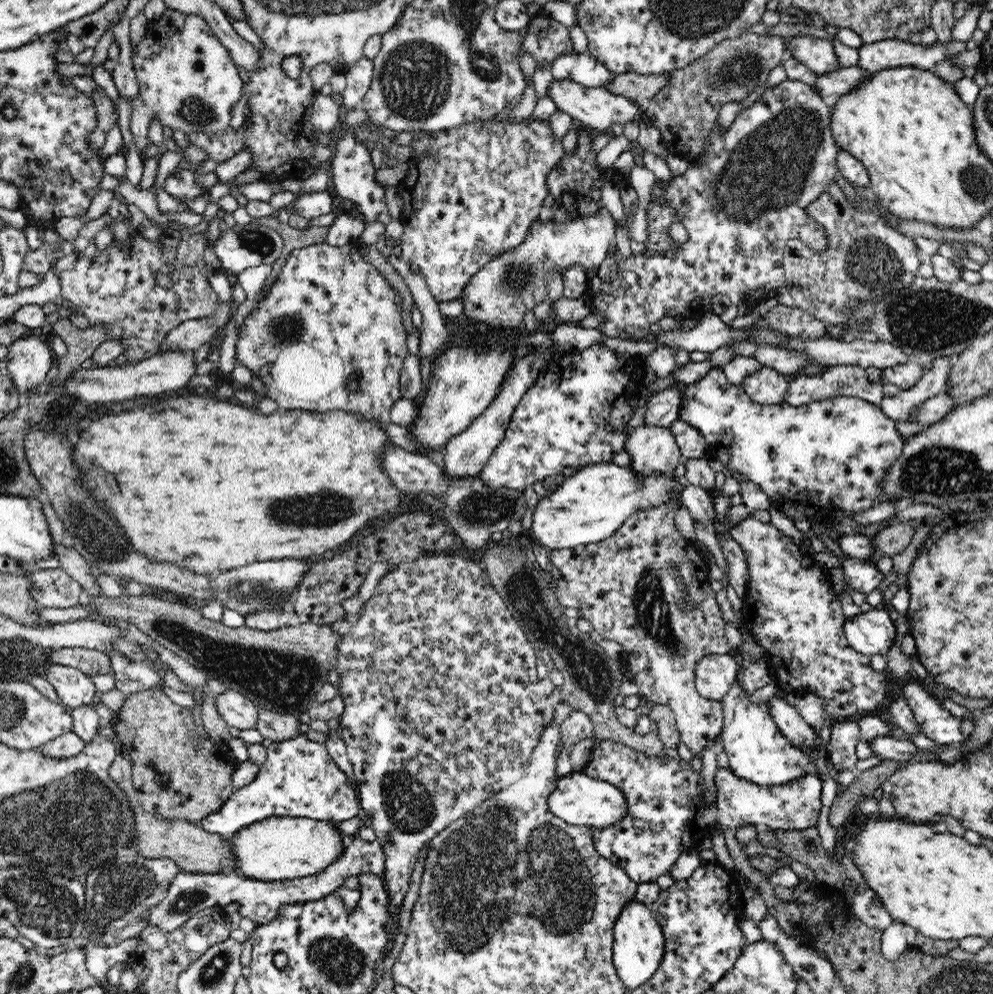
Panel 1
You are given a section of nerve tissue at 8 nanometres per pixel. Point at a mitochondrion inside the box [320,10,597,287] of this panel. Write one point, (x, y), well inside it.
(414, 81)

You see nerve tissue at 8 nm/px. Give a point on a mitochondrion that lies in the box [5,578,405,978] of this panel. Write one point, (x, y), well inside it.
(283, 679)

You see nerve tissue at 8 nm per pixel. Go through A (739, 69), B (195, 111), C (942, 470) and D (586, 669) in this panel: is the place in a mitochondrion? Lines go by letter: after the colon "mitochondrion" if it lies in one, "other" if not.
A: mitochondrion
B: mitochondrion
C: mitochondrion
D: mitochondrion

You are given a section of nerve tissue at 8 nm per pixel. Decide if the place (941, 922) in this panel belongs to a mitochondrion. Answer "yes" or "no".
no

